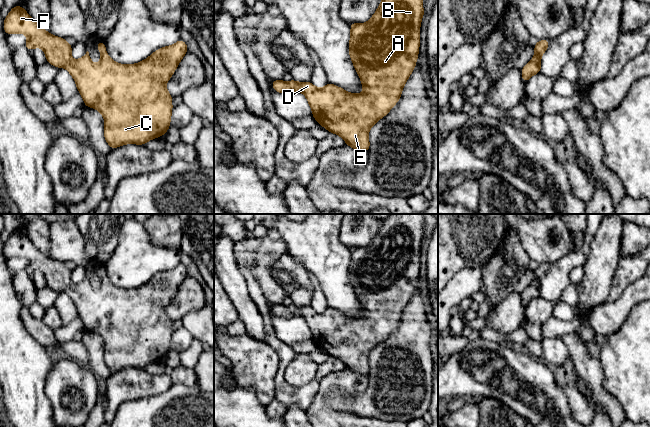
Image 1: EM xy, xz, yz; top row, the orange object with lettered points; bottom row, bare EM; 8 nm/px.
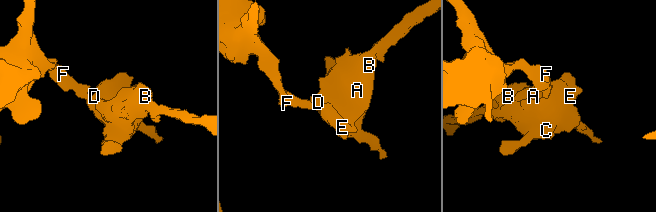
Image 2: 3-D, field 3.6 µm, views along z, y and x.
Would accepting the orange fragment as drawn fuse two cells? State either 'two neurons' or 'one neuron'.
one neuron

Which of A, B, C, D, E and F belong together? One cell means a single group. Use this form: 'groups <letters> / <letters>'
groups A B C D E F

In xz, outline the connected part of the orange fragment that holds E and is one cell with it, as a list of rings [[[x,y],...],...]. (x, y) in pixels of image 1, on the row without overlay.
[[[390,214],[383,219],[377,235],[368,246],[349,247],[349,279],[362,306],[362,318],[351,318],[329,306],[318,313],[310,305],[299,307],[294,303],[290,306],[273,304],[273,313],[287,319],[302,316],[318,348],[341,360],[348,370],[368,376],[370,352],[399,325],[405,306],[415,292],[420,268],[420,247],[424,238],[421,229],[423,222],[422,214]]]

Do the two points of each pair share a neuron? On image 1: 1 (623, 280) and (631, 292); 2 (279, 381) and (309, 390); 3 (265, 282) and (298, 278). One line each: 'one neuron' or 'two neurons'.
1: two neurons
2: one neuron
3: two neurons

